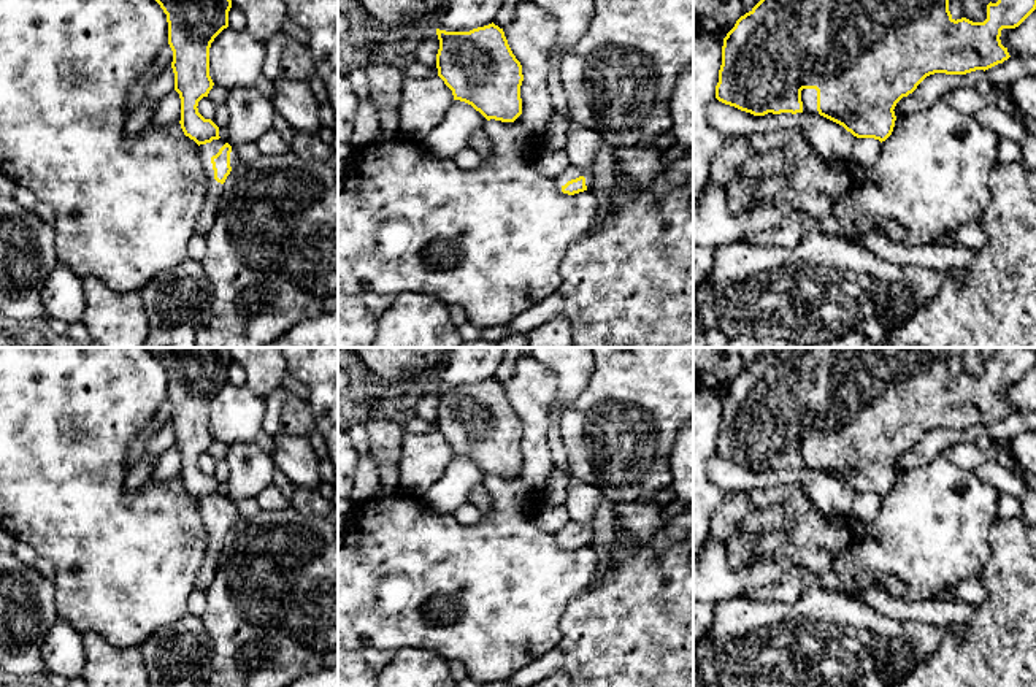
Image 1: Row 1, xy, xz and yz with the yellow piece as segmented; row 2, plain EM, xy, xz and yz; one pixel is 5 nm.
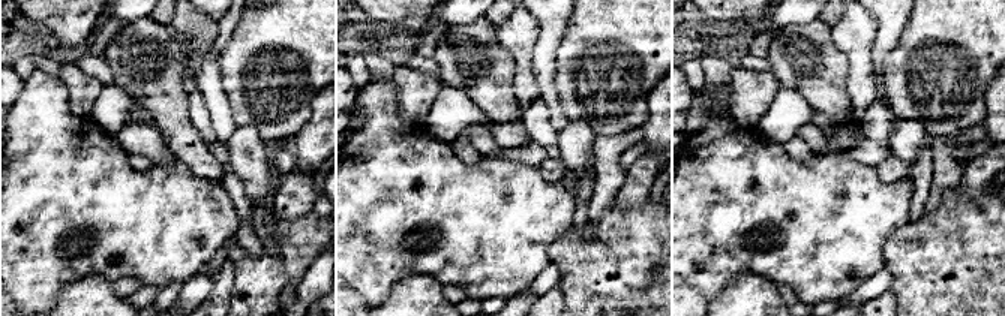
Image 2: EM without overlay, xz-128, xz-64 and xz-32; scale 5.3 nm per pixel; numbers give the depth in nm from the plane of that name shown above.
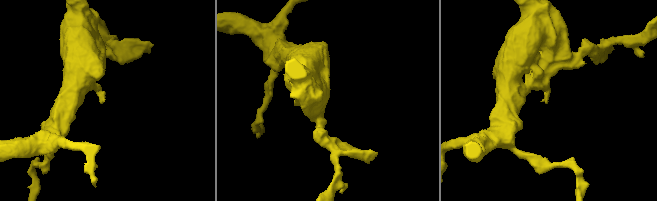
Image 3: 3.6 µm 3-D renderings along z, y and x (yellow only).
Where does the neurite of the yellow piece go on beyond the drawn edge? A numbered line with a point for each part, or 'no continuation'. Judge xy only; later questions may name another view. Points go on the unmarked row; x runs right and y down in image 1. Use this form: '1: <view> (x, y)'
1: xy (207, 573)

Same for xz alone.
1: xz (571, 527)

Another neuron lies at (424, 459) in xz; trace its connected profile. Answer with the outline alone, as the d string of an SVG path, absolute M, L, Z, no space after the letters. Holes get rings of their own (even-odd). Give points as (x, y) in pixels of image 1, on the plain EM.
M439 432L406 433L400 459L401 492L420 498L444 474L452 457L452 446Z

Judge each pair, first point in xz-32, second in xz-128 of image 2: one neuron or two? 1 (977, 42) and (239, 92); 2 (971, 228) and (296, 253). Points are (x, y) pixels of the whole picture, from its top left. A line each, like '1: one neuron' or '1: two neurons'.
1: one neuron
2: one neuron

